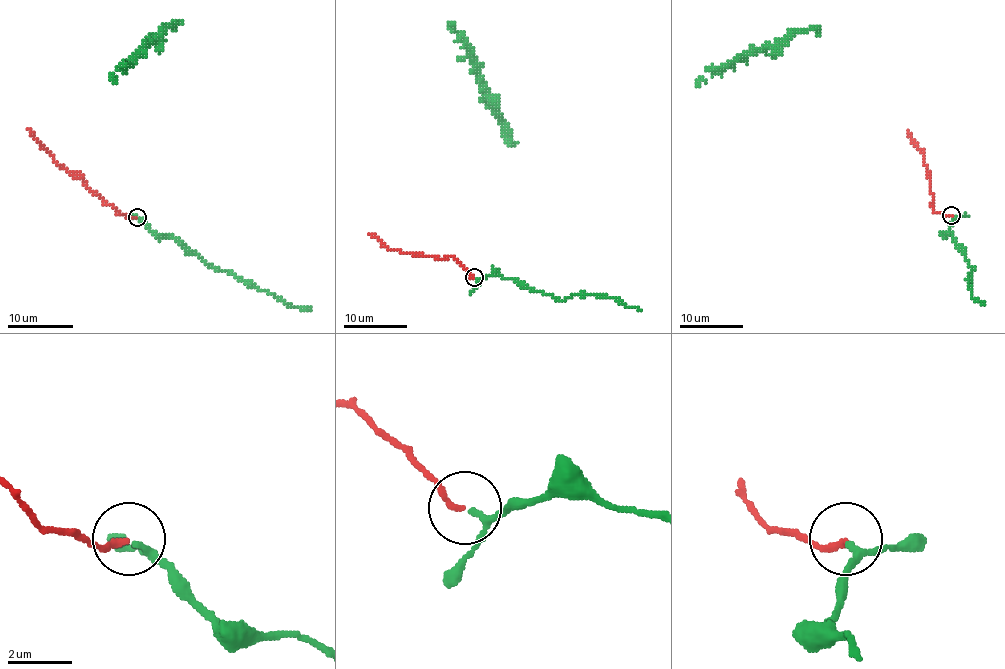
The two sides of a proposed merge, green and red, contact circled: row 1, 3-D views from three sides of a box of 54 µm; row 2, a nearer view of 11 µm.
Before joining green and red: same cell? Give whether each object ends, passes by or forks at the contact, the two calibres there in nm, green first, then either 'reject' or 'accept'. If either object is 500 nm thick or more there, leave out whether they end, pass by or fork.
green passes by; red ends there; 160 nm thick on the green side, 180 nm on the other; accept

